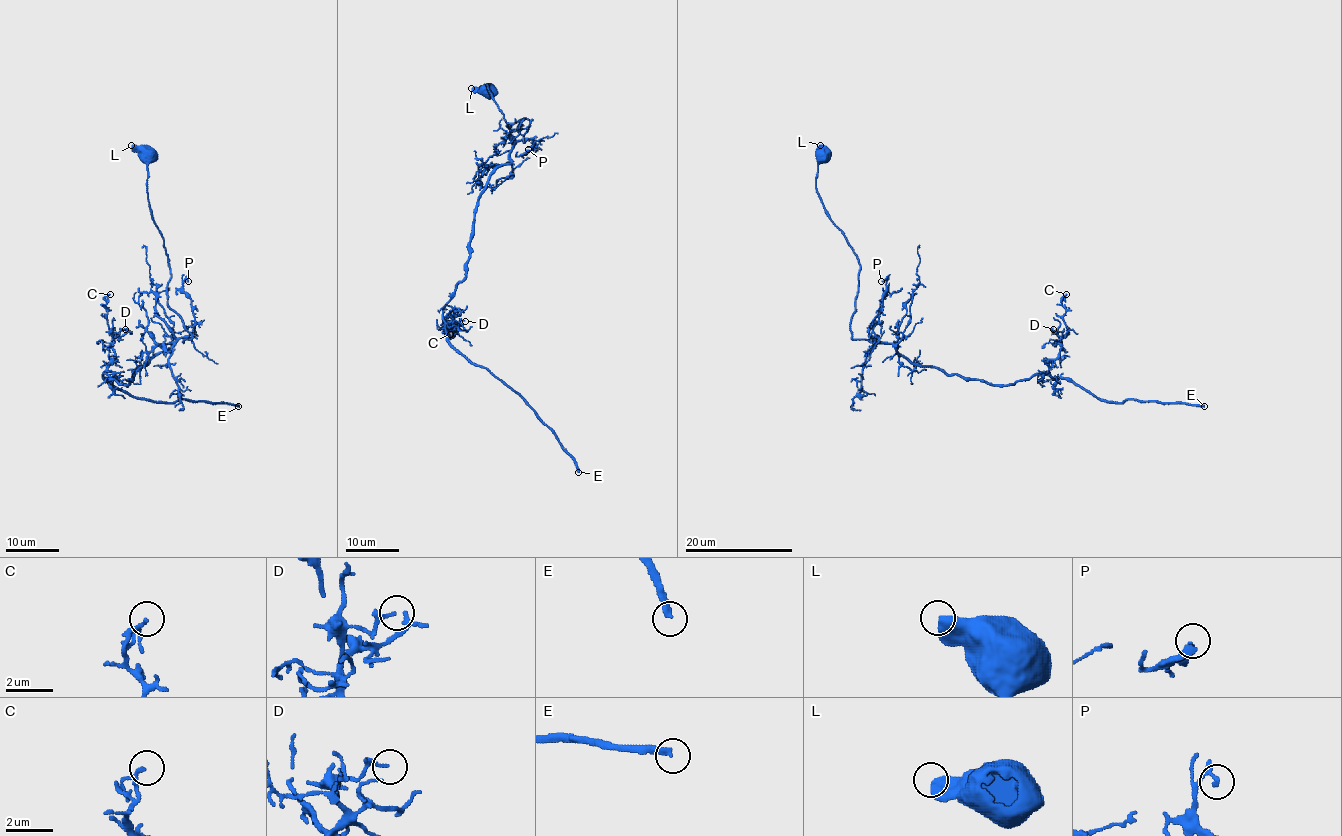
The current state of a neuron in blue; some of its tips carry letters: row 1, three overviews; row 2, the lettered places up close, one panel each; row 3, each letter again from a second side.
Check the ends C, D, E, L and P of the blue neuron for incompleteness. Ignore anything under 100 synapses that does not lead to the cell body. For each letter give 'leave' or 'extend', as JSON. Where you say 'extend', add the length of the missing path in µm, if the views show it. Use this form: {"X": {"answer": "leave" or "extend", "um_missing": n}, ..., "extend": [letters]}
{"C": {"answer": "leave"}, "D": {"answer": "leave"}, "E": {"answer": "extend", "um_missing": 130}, "L": {"answer": "leave"}, "P": {"answer": "leave"}, "extend": ["E"]}

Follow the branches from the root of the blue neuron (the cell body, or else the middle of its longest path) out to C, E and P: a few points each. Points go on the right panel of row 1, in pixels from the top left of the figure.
C: (937, 369), (998, 385), (1013, 385), (1035, 373), (1046, 373), (1067, 331), (1062, 303), (1066, 294)
E: (937, 369), (998, 385), (1013, 385), (1041, 373), (1055, 380), (1069, 378), (1100, 400), (1187, 402), (1204, 406)
P: (937, 369), (909, 362), (893, 343), (877, 342), (871, 335), (883, 305), (885, 279), (881, 281)

